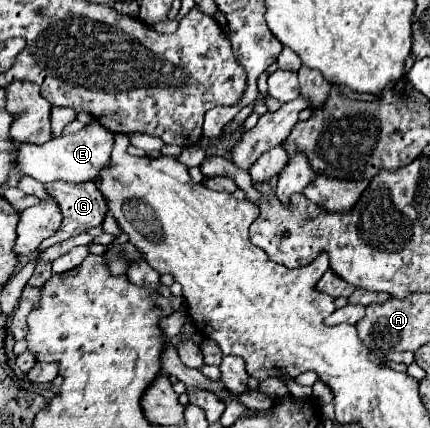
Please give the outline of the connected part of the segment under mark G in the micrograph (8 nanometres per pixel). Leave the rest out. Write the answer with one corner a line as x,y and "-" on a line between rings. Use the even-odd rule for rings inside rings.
51,182
45,186
47,190
47,196
53,198
63,214
63,224
59,228
59,232
55,232
55,236
47,238
41,246
39,246
39,252
53,246
53,244
59,244
59,242
65,242
69,238
75,238
83,232
89,232
91,228
95,226
103,226
103,220
105,220
105,214
109,212
107,208
107,200
105,196
101,194
97,182
83,182
83,184
73,184
73,182

